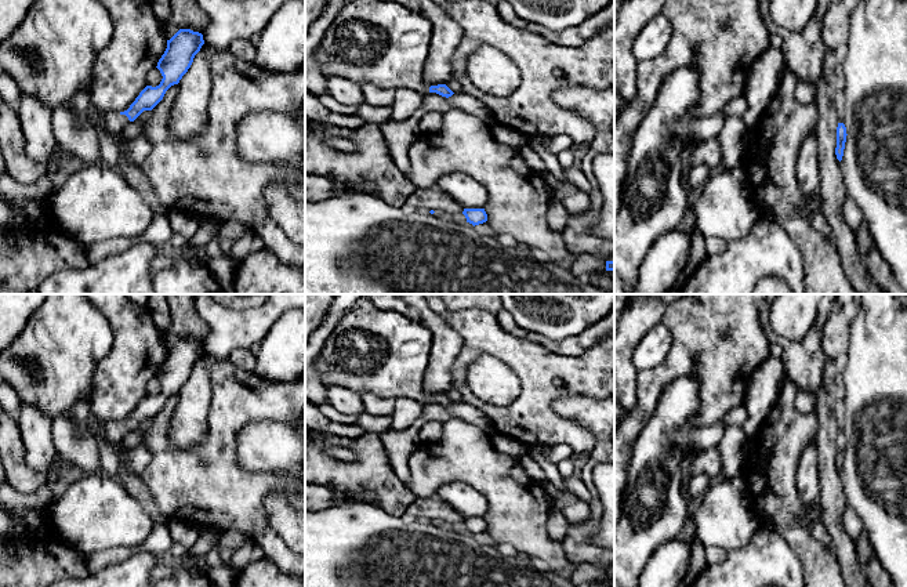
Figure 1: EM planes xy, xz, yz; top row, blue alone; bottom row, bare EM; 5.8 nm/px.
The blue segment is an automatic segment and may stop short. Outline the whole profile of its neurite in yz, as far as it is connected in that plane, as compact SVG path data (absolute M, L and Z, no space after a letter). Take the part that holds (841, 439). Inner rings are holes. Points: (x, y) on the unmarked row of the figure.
M838 432L837 436L837 457L835 457L835 464L837 468L841 471L843 465L843 459L845 459L845 452L846 452L846 436L843 432Z

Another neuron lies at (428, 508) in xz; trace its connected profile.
M438 496L427 499L417 497L407 508L406 517L418 521L440 519L449 523L458 523L464 521L464 517L460 512Z

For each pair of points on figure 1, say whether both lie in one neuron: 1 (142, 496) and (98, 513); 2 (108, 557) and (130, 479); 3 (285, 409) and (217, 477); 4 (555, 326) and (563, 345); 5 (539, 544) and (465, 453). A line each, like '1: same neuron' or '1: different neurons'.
1: different neurons
2: same neuron
3: same neuron
4: different neurons
5: same neuron

